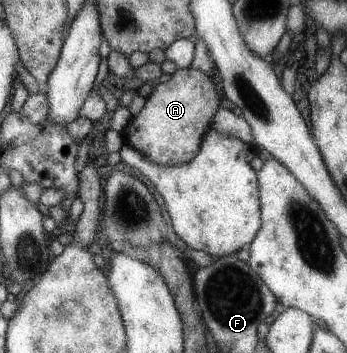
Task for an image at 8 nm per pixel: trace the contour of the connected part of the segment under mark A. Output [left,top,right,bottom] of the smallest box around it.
[123,67,221,165]

